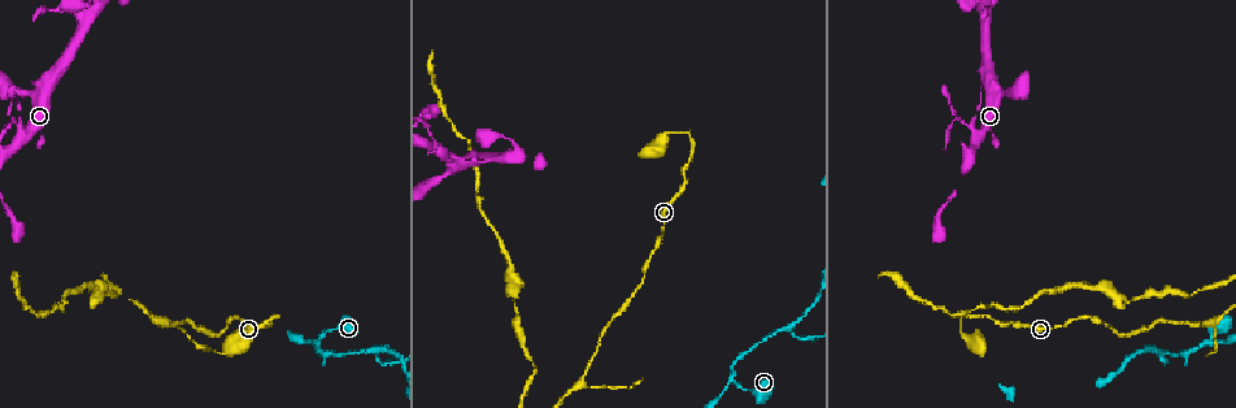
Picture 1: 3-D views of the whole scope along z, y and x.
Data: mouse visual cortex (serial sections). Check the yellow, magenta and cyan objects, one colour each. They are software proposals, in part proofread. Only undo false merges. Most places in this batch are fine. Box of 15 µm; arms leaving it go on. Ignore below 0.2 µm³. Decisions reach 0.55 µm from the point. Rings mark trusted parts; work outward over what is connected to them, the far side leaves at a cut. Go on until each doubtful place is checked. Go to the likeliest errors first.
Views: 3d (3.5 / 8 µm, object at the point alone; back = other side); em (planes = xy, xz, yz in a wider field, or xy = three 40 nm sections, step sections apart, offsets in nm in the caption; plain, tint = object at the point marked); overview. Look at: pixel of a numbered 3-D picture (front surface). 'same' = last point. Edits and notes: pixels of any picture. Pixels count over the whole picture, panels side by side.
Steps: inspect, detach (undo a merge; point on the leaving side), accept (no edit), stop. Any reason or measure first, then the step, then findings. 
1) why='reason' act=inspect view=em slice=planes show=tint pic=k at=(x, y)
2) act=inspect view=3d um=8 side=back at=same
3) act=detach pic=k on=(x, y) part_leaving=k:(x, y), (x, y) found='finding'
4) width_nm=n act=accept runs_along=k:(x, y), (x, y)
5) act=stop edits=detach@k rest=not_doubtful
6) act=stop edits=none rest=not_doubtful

why='abrupt turn' act=inspect view=3d um=3.5 pic=1 at=(17, 127)

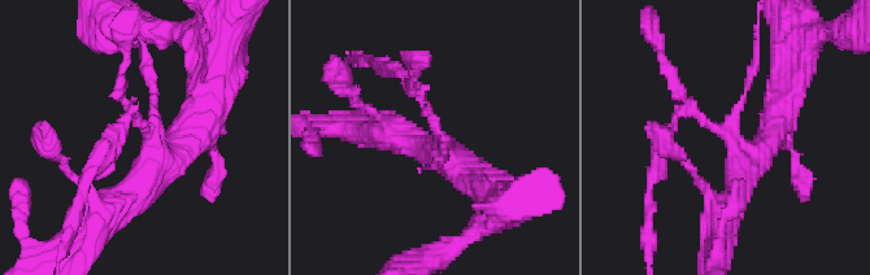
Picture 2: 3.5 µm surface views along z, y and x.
why='now the EM' act=inspect view=em slice=xy step=1 show=plain pic=2 at=(152, 129)

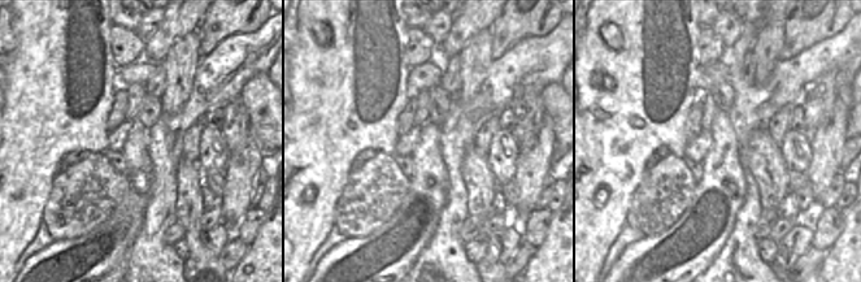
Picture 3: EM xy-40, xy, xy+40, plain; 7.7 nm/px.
why='where the object lies' act=inspect view=em slice=xy step=1 show=tint at=same

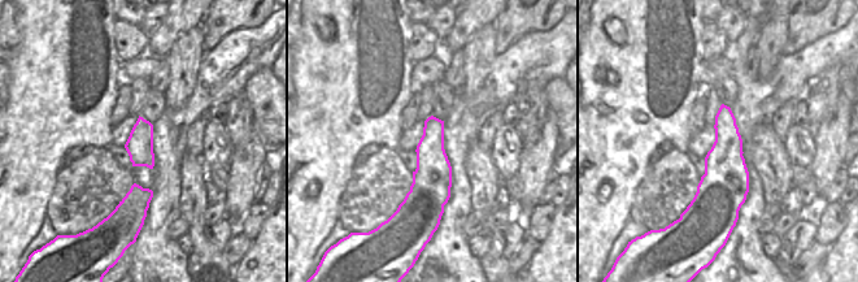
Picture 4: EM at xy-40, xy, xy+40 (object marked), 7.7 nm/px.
width_nm=280 act=accept runs_along=2:(479, 186), (452, 162), (412, 82) found='one cell here'

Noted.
why='sharp bend' act=inspect view=3d um=3.5 pic=1 at=(275, 315)

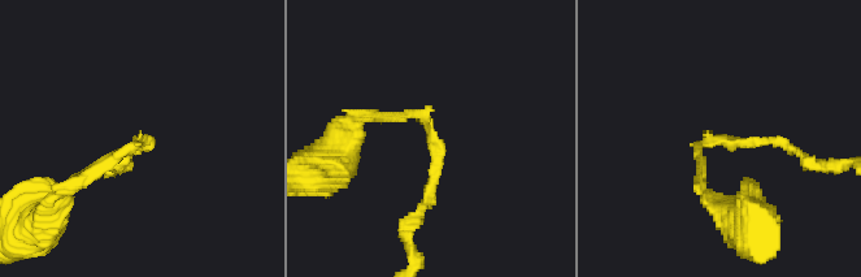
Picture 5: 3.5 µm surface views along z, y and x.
arm_widths_nm=150,150 act=inspect view=em slice=planes show=plain pic=5 at=(707, 140)

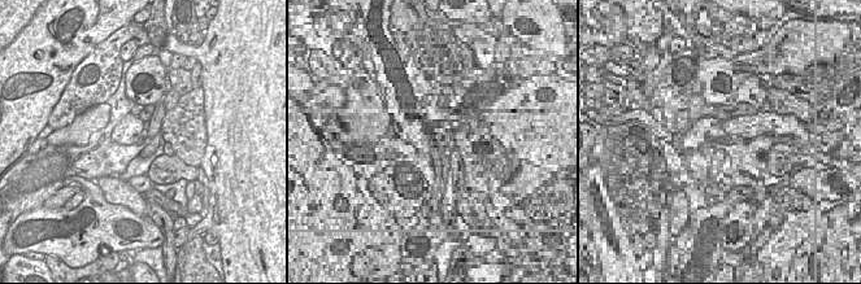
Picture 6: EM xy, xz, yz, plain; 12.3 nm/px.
act=inspect view=em slice=planes show=tint at=same

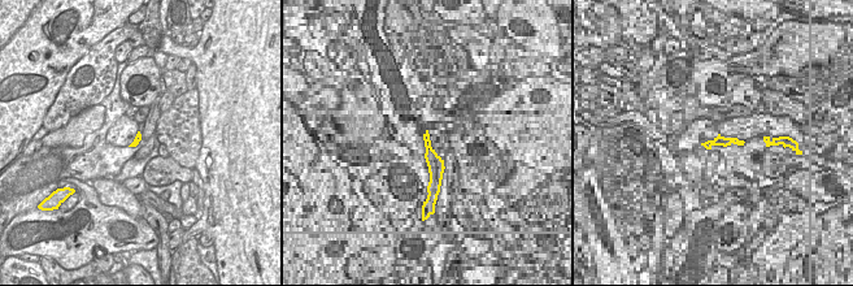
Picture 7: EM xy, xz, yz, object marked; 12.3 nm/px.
act=accept found='one cell here'

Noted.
why='arms part here' act=inspect view=3d um=8 pic=1 at=(732, 380)

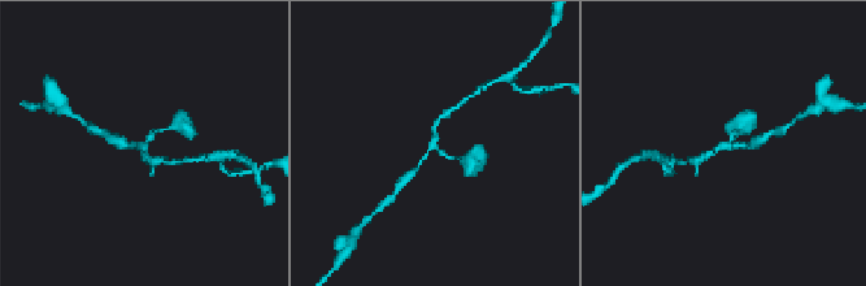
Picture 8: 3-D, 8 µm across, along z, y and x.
act=inspect view=3d um=3.5 pic=8 at=(140, 146)

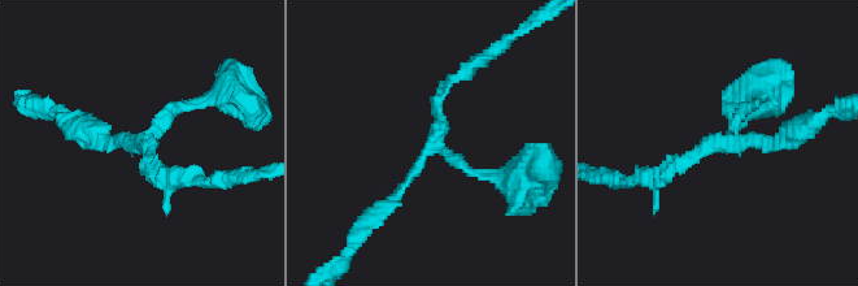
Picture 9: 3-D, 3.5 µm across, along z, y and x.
act=inspect view=em slice=xy step=3 show=tint pic=9 at=(439, 143)

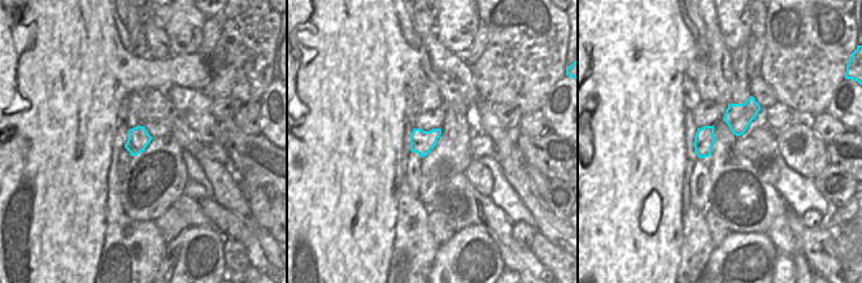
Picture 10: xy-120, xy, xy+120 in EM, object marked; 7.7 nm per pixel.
act=accept found='all the same cell'

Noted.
why='arms part here' act=inspect view=3d um=3.5 side=back pic=1 at=(790, 328)

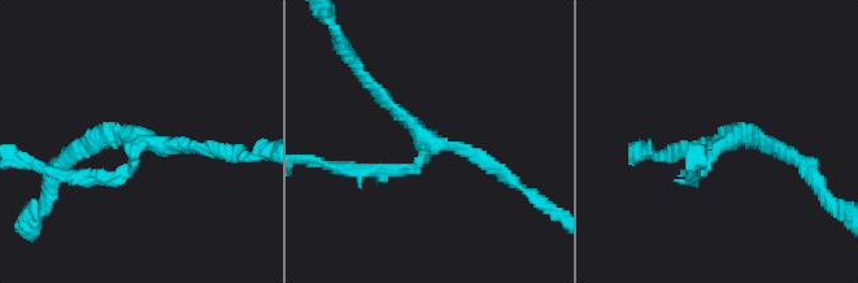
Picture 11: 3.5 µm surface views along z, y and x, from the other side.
arms=3 arm_widths_nm=100,150,150 why='need the tissue' act=inspect view=em slice=xy step=2 show=tint pic=11 at=(434, 143)

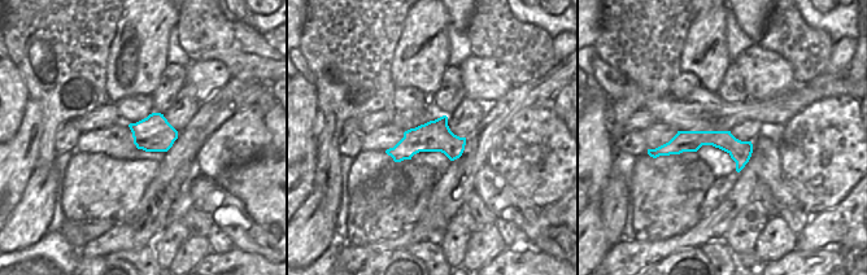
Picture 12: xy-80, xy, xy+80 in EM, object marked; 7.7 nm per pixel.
width_nm=240 act=accept runs_along=11:(509, 179), (434, 143), (374, 86) found='all the same cell'

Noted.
act=stop edits=none rest=not_doubtful

